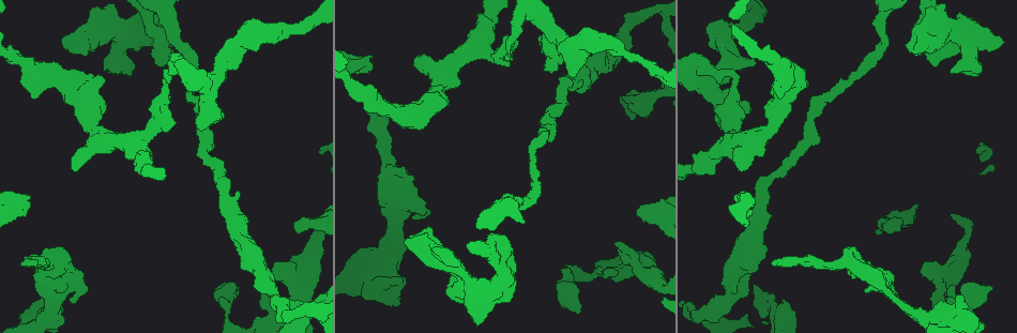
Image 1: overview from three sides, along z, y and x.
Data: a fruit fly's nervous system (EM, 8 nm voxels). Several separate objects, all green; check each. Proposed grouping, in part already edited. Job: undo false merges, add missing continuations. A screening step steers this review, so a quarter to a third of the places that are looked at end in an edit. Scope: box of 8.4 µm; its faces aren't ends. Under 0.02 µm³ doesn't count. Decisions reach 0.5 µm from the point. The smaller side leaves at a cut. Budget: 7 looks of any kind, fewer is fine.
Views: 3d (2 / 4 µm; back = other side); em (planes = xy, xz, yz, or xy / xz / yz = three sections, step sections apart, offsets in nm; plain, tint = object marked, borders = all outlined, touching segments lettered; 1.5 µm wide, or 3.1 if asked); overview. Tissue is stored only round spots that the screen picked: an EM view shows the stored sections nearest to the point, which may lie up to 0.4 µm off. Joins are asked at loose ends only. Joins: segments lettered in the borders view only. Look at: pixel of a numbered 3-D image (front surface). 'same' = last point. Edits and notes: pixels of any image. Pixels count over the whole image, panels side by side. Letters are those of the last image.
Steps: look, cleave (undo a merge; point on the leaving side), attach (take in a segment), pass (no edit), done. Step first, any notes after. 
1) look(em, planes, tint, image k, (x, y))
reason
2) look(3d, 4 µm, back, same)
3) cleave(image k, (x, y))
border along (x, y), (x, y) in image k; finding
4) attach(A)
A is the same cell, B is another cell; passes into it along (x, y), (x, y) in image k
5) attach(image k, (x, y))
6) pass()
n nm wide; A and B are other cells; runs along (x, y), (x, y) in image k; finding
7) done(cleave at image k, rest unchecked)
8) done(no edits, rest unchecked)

look(em, planes, plain, image 1, (616, 245))
branch stops here

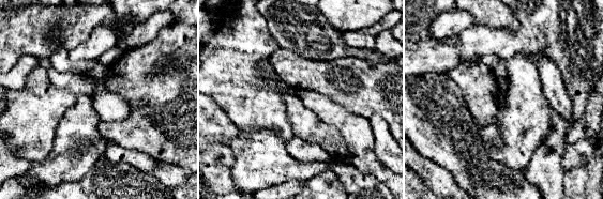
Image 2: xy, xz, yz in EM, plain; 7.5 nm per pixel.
look(em, planes, borders, same)

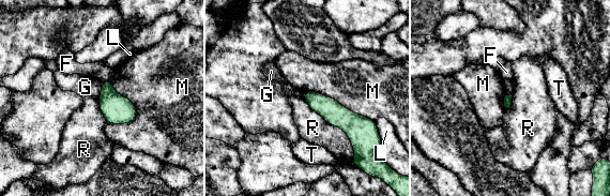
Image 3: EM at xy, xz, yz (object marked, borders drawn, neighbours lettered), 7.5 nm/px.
pass()
R touches over 600 nm; F, G, L, M, R and T are other cells; none of them fits

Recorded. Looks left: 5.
look(3d, 4 µm, image 1, (548, 68))
an open end

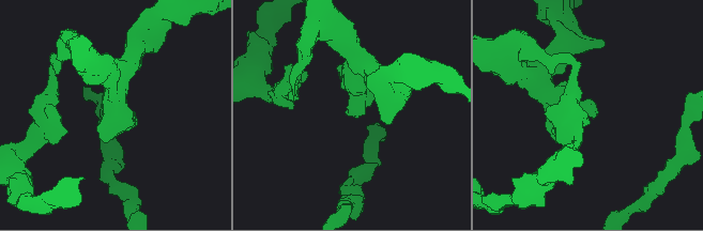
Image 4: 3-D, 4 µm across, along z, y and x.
look(em, planes, borders, image 4, (592, 117))

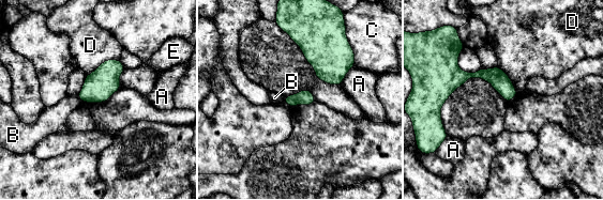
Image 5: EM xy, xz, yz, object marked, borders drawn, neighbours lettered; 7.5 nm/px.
pass()
A, B, C, D and E are other cells; none of them fits

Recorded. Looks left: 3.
look(3d, 4 µm, image 1, (775, 262))
branch stops here

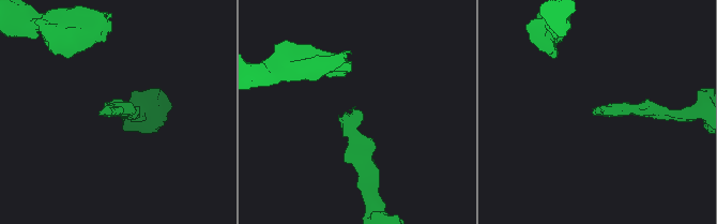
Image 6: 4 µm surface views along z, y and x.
look(em, xz, step 4, borders, image 6, (353, 108))

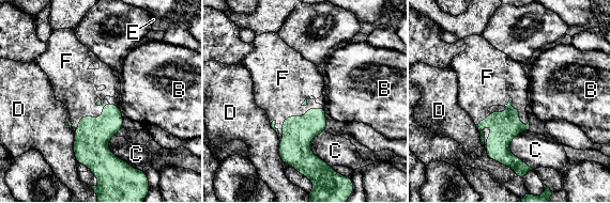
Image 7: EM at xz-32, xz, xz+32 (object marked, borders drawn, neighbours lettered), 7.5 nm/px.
look(em, xy, step 4, borders, same)

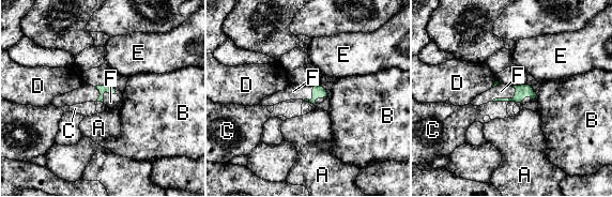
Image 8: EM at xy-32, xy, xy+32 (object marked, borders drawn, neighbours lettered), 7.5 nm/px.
attach(F)
F is the same cell, A, B, C, D and E are other cells; the neuron continues

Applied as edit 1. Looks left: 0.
done(attach at image 8, rest unchecked)

